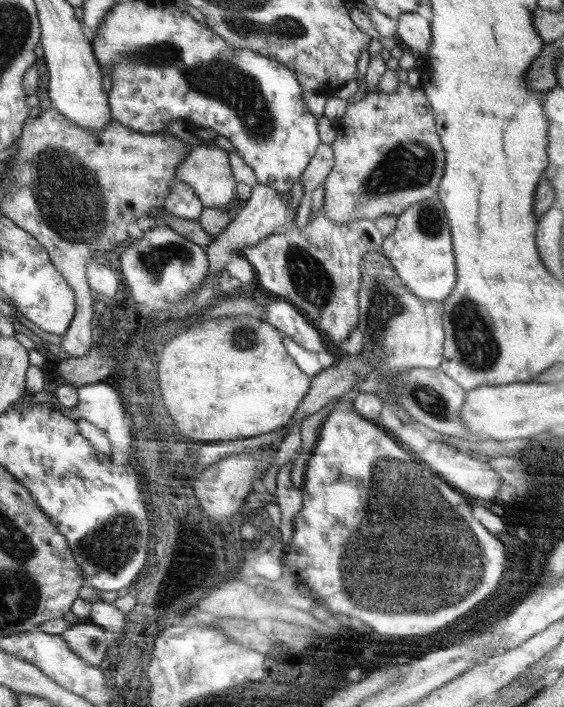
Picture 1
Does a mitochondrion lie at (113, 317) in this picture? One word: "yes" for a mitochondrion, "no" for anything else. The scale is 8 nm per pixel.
no

